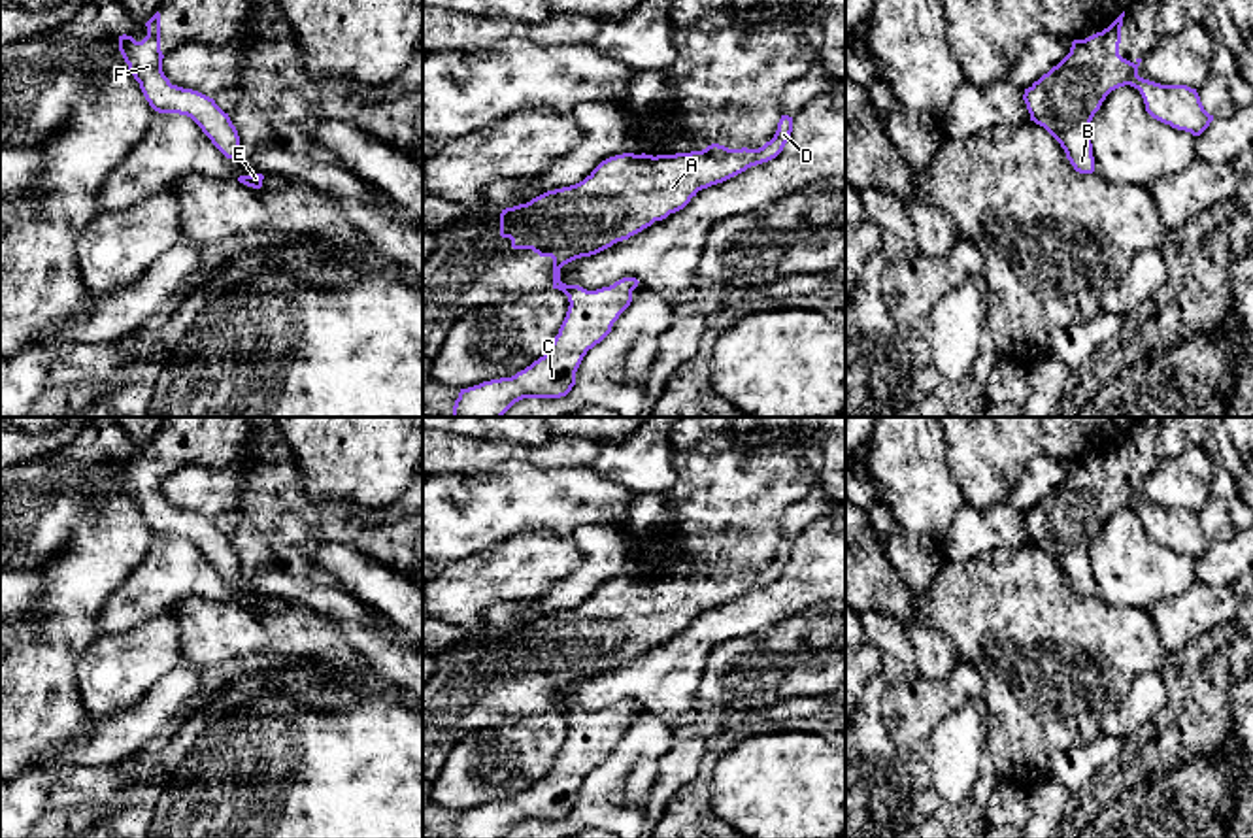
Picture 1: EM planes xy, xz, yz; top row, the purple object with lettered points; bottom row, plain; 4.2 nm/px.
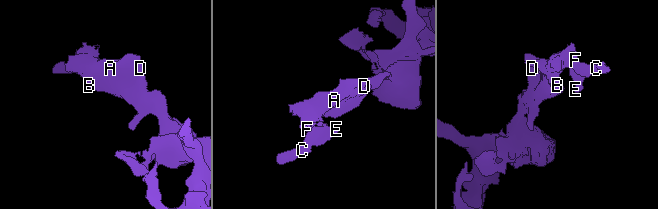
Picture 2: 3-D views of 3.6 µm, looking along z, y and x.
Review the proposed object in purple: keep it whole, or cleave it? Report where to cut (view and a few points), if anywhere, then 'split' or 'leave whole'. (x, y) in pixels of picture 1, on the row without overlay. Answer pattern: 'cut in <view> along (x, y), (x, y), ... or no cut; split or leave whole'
no cut; leave whole

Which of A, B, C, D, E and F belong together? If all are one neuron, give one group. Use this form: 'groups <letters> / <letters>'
groups A B C D E F

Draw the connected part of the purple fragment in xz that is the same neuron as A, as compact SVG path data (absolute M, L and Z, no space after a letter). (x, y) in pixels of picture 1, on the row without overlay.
M781 538L774 561L759 572L711 566L702 574L676 578L615 578L576 608L502 632L500 659L510 661L513 672L551 679L553 712L562 713L570 729L543 779L511 800L460 812L453 838L504 838L523 821L566 819L583 779L611 755L640 704L623 700L587 713L562 706L560 691L683 632L698 613L776 581L791 555L793 540Z

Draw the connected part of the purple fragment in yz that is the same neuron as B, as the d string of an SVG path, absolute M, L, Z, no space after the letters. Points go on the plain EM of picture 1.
M1125 434L1102 455L1085 462L1074 462L1070 476L1025 511L1023 517L1030 544L1044 549L1061 566L1066 581L1079 596L1094 595L1093 566L1087 561L1087 549L1106 519L1119 510L1130 508L1138 511L1144 521L1145 534L1153 542L1170 547L1172 551L1191 555L1193 559L1200 559L1213 544L1213 538L1204 532L1196 511L1187 508L1161 508L1144 502L1138 498L1142 481L1130 485L1119 478L1123 440Z

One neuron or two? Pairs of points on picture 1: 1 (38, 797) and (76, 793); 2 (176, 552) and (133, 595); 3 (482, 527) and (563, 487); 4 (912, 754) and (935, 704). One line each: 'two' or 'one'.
1: one
2: one
3: one
4: one

